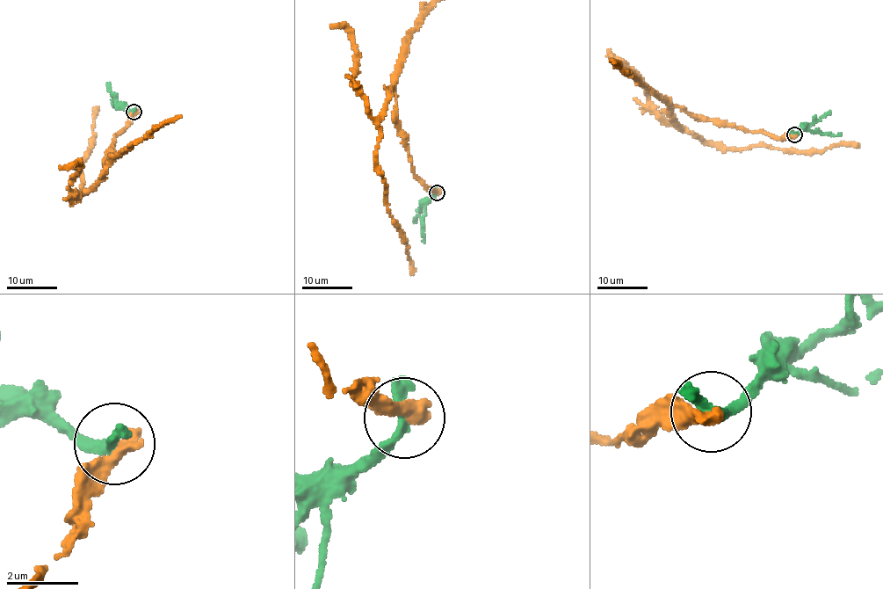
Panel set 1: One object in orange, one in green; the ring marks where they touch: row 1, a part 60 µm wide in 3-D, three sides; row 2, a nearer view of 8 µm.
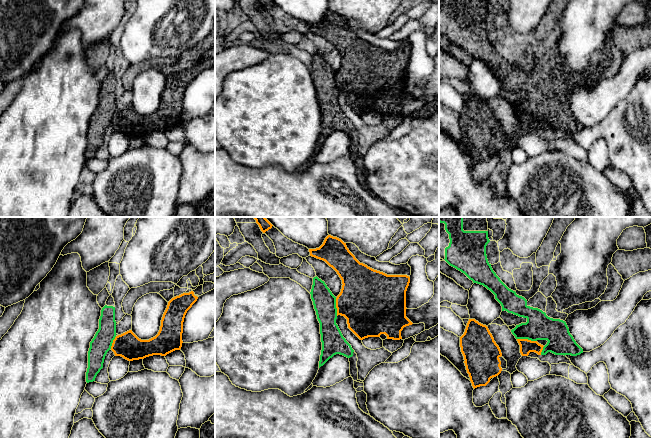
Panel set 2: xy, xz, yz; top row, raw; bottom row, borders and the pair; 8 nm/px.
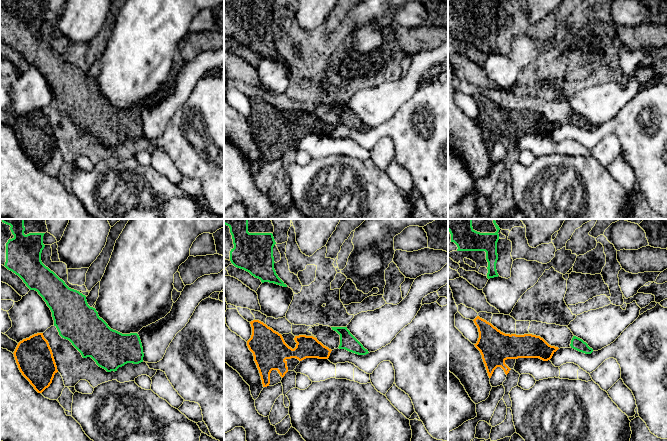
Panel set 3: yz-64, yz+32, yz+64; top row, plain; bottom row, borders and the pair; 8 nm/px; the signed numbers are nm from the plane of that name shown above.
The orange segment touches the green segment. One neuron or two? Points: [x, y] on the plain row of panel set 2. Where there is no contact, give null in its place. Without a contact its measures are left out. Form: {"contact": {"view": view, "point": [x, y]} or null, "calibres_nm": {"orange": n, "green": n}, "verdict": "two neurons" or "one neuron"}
{"contact": {"view": "yz", "point": [527, 115]}, "calibres_nm": {"orange": 110, "green": 220}, "verdict": "two neurons"}

